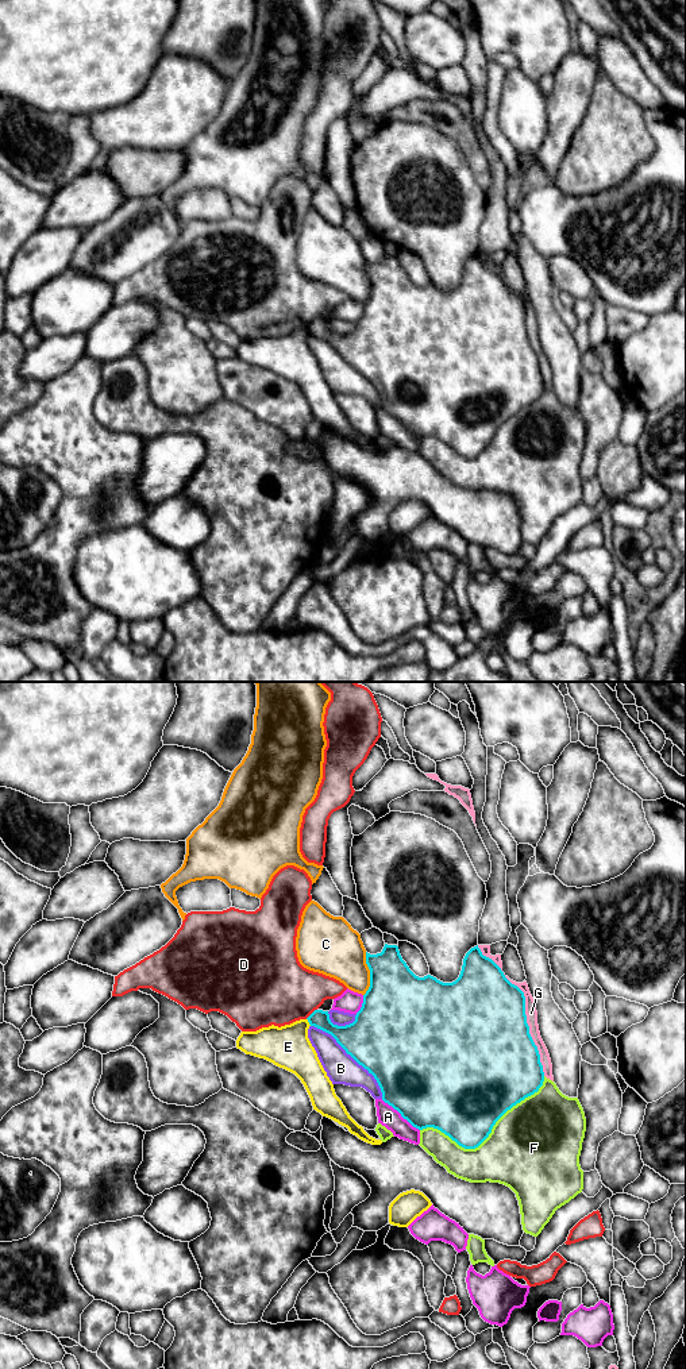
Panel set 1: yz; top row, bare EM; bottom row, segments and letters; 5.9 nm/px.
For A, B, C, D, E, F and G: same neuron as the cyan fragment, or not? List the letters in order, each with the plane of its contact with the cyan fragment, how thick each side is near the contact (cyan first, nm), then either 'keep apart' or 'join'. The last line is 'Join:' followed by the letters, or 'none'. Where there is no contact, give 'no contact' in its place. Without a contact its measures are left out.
A: yz | 500/120 nm | keep apart
B: yz | 460/180 nm | keep apart
C: yz | 400/320 nm | keep apart
D: yz | 130/420 nm | keep apart
E: yz | 130/260 nm | keep apart
F: yz | 440/480 nm | keep apart
G: yz | 500/70 nm | keep apart
Join: none

